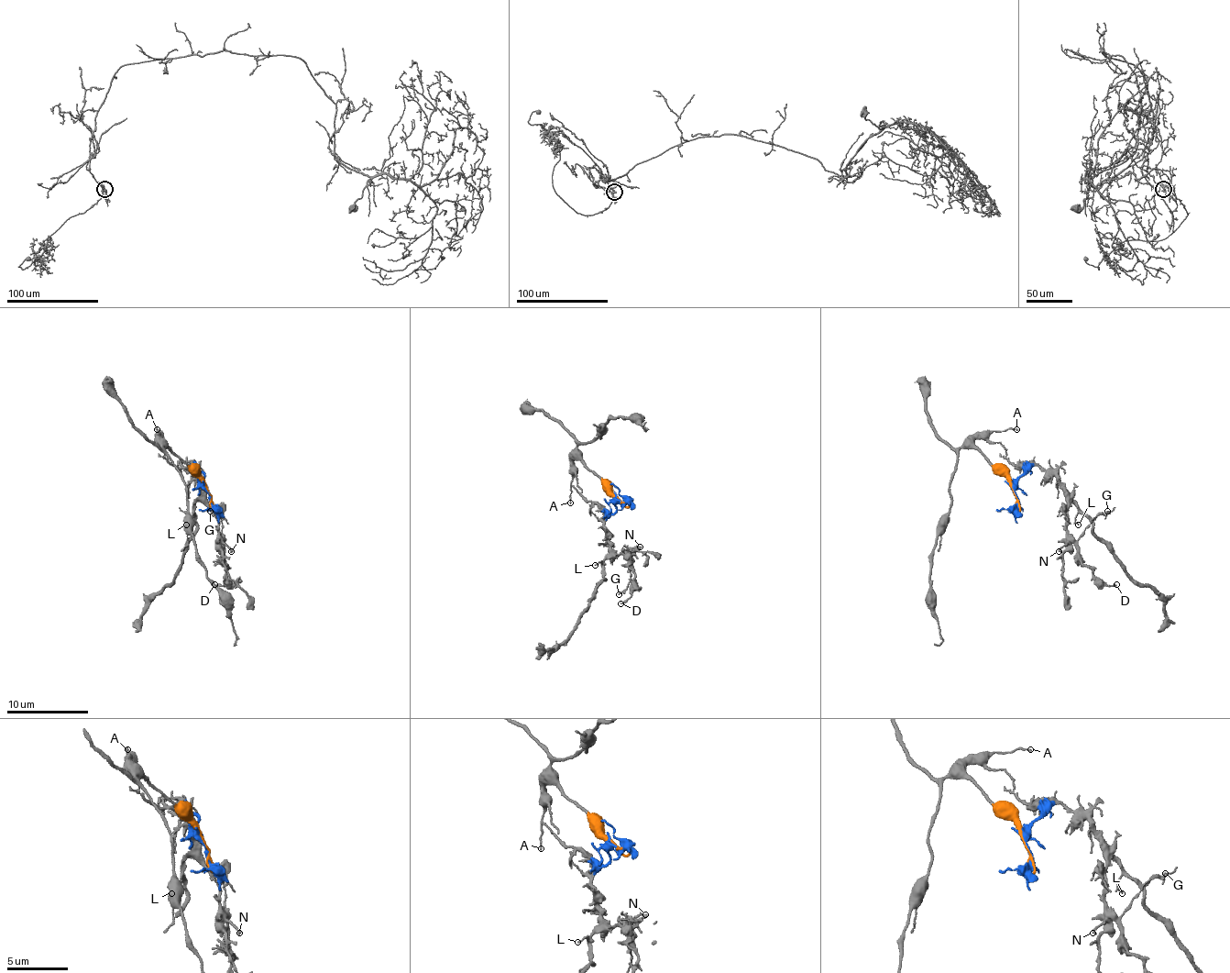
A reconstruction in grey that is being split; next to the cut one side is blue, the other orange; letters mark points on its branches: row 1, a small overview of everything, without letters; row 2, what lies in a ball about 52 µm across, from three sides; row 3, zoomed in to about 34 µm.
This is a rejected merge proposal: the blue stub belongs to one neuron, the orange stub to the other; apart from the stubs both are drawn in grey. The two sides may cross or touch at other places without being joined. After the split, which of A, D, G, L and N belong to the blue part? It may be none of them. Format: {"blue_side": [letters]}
{"blue_side": ["D", "G", "L", "N"]}

